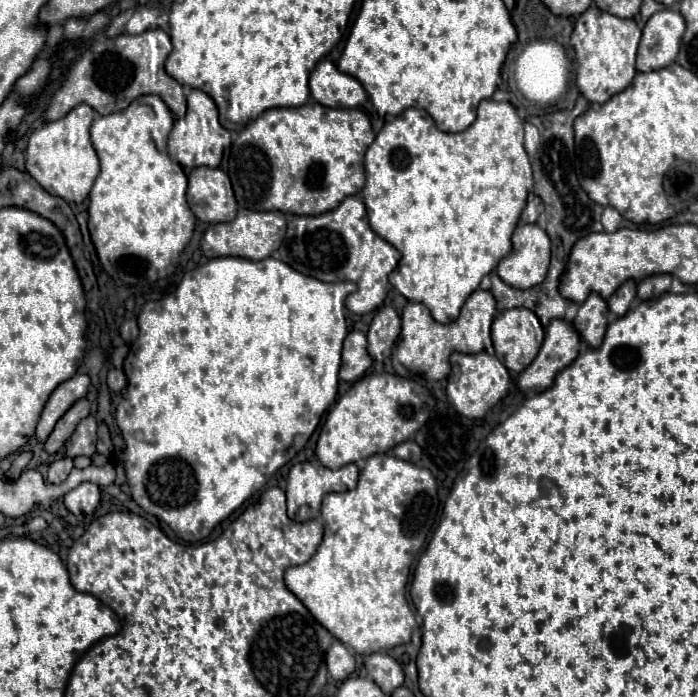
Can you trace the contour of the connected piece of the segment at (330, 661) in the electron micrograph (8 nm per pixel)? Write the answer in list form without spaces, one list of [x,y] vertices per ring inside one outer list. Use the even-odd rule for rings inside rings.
[[[338,639],[332,643],[332,647],[328,649],[326,653],[326,665],[328,665],[328,671],[334,679],[342,681],[346,679],[350,673],[354,673],[356,669],[356,659],[352,655],[352,651],[340,643]]]

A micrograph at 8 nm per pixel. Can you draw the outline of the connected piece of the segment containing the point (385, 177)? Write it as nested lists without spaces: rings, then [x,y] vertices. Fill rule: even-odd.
[[[484,99],[478,105],[478,117],[476,117],[476,121],[466,131],[444,133],[444,131],[436,129],[432,117],[424,109],[410,107],[404,113],[400,113],[394,121],[387,122],[380,129],[380,133],[374,139],[374,143],[368,147],[368,151],[364,155],[364,169],[366,169],[366,185],[362,189],[362,199],[364,205],[366,205],[366,211],[368,211],[370,227],[382,239],[386,239],[388,243],[392,243],[400,251],[400,255],[402,255],[402,259],[398,261],[397,267],[389,275],[389,282],[406,299],[418,301],[418,303],[426,305],[430,309],[432,317],[438,323],[450,323],[450,321],[454,321],[458,317],[464,301],[468,299],[468,295],[478,289],[482,277],[488,275],[498,265],[498,261],[510,253],[510,247],[512,247],[510,237],[512,237],[512,233],[516,229],[516,223],[520,219],[522,209],[526,207],[528,191],[533,187],[532,166],[530,161],[528,161],[526,151],[524,151],[524,121],[518,117],[516,109],[510,103],[506,103],[506,101],[498,103],[498,101],[492,101],[492,99]]]

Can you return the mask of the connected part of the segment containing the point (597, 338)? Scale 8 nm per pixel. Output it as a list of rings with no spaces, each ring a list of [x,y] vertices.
[[[592,293],[580,307],[578,313],[572,321],[574,329],[580,333],[580,337],[594,349],[602,345],[604,333],[606,333],[606,325],[608,325],[608,305],[606,301],[598,295]]]

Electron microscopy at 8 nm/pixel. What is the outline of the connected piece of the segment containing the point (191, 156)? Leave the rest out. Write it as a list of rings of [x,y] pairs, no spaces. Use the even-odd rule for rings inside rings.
[[[192,89],[187,97],[187,111],[184,119],[178,119],[170,131],[167,149],[170,155],[176,157],[176,161],[182,167],[194,169],[194,167],[218,167],[224,155],[224,149],[231,146],[231,133],[218,123],[218,109],[216,103],[206,95],[204,91]]]

